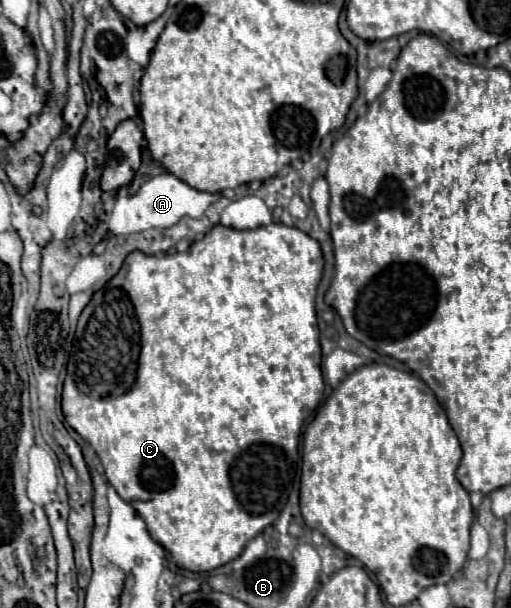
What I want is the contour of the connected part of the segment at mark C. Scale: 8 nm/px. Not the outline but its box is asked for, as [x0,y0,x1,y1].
[65,223,323,571]

